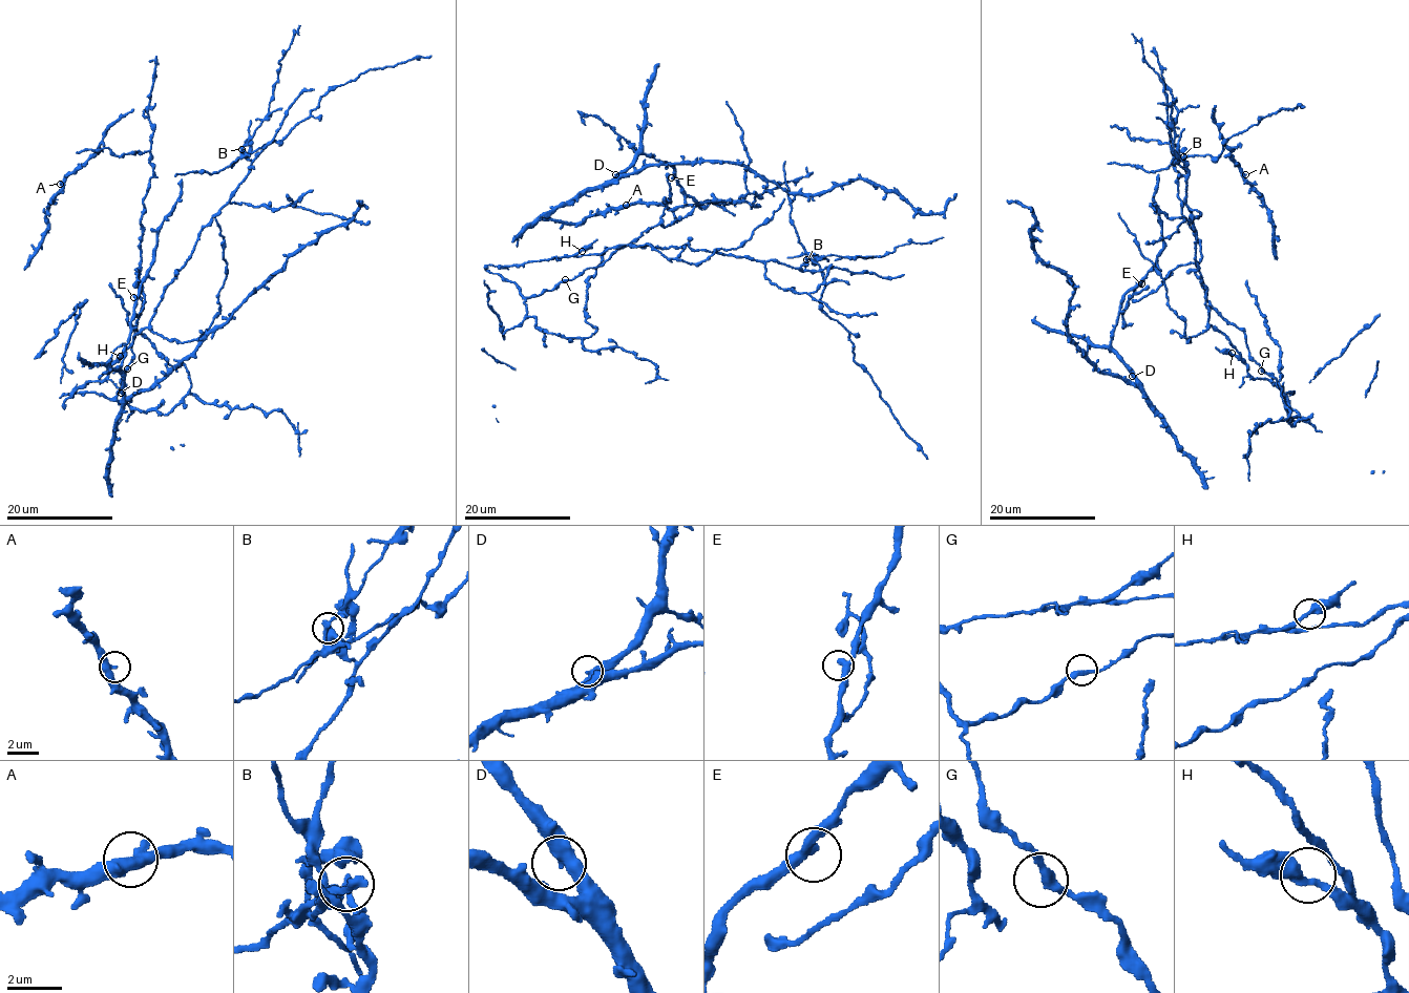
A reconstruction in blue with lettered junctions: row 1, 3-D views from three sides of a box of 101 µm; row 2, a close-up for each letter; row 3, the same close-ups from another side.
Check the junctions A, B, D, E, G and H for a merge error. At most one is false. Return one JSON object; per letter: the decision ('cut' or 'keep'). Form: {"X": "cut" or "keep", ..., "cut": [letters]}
{"A": "keep", "B": "cut", "D": "keep", "E": "keep", "G": "keep", "H": "keep", "cut": ["B"]}

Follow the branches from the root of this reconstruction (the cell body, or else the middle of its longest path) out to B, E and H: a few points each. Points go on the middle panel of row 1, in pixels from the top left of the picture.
B: (565, 280), (525, 297), (499, 273), (527, 261), (603, 253), (631, 244), (687, 245), (802, 270), (806, 259)
E: (565, 280), (598, 267), (656, 226), (670, 203), (668, 174), (673, 166), (671, 177)
H: (565, 280), (538, 295), (525, 297), (514, 283), (506, 281), (499, 273), (503, 267), (567, 257), (582, 251)

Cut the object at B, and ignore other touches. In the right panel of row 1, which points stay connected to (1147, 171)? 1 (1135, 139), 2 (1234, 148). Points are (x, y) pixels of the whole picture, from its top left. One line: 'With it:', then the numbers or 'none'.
With it: none

